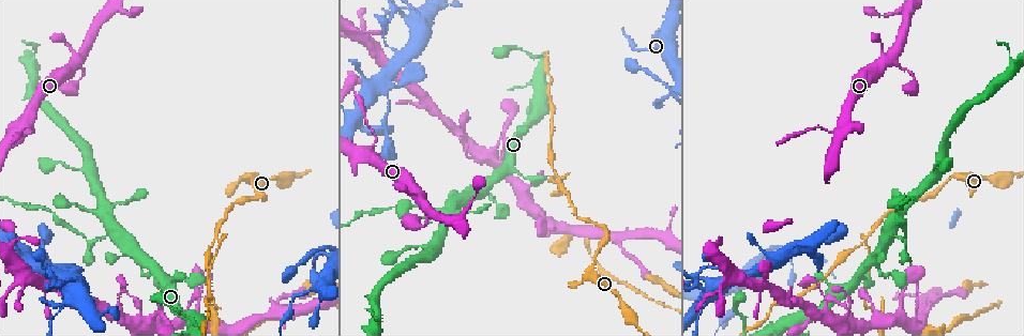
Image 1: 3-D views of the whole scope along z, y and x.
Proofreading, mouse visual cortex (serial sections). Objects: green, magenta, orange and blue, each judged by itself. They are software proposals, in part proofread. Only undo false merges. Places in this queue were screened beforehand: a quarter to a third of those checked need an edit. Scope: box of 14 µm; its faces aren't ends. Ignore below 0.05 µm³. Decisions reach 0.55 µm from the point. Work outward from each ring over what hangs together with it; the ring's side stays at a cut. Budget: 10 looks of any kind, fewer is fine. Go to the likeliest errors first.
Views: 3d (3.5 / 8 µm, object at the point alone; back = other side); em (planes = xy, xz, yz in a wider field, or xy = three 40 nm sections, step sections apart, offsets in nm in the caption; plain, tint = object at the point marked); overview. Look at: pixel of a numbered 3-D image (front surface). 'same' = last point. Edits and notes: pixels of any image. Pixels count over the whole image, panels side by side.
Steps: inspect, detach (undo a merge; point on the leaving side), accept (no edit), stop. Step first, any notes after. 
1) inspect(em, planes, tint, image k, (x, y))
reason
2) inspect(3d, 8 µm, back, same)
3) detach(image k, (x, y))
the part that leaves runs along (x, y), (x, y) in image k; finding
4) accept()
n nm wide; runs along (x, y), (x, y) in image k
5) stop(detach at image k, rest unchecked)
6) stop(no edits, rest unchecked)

inspect(3d, 3.5 µm, image 1, (322, 251))
abrupt turn

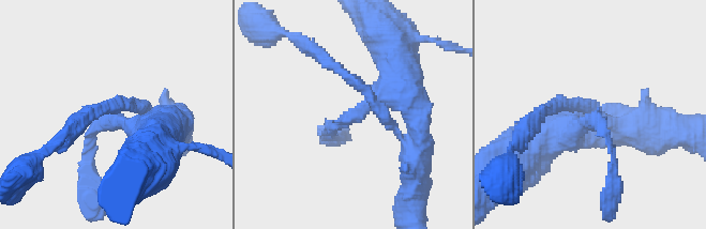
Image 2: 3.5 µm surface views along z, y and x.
inspect(em, planes, plain, image 2, (117, 120))
now the EM

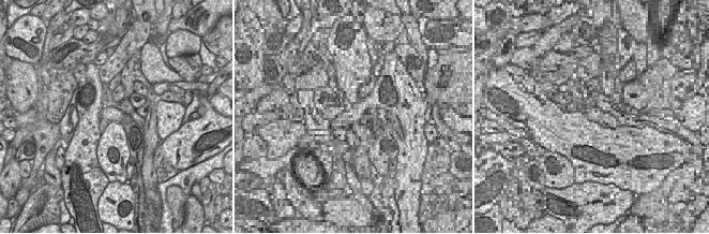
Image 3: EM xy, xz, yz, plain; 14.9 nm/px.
inspect(em, planes, tint, same)
where the object lies

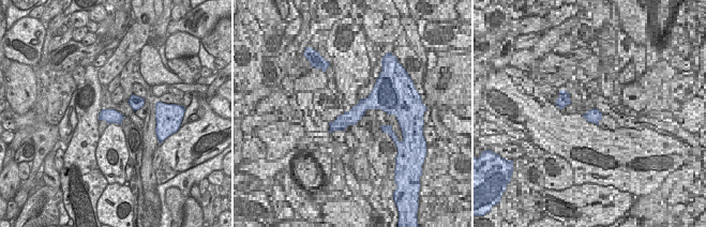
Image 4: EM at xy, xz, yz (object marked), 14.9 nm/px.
accept()
runs along (395, 69), (395, 86), (330, 137) in image 2; continuous, no second cell

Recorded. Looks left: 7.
inspect(3d, 3.5 µm, image 1, (266, 199))
abrupt turn

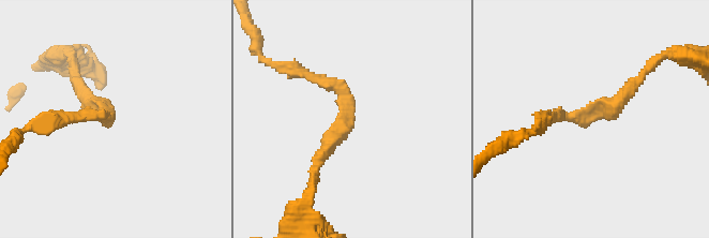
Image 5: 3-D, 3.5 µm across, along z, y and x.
inspect(em, xy, step 3, tint, image 5, (351, 110))
arms of 150, 200 nm

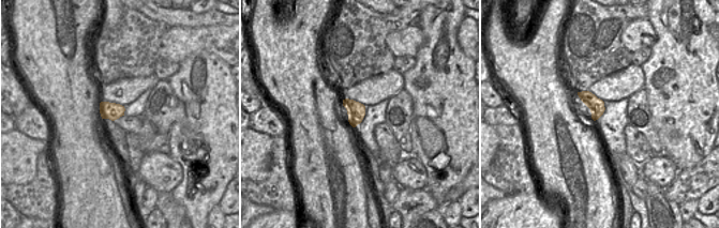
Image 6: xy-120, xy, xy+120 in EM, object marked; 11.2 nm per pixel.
accept()
runs along (634, 83), (596, 112), (543, 118) in image 5; all the same cell

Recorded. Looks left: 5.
inspect(3d, 3.5 µm, image 1, (867, 239))
two arms in line, one across

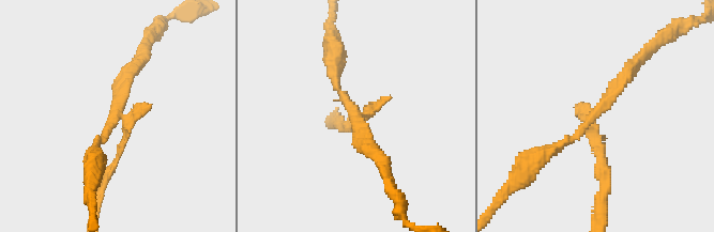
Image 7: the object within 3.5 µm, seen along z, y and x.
inspect(em, planes, tint, image 7, (116, 116))

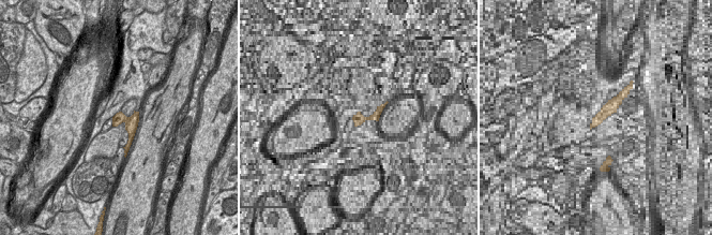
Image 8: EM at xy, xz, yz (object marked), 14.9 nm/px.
detach(image 7, (602, 157))
the part that leaves runs along (593, 124), (606, 170), (601, 213) in image 7; a second cell is stuck on

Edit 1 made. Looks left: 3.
inspect(3d, 8 µm, back, image 1, (90, 241))
sudden change in width

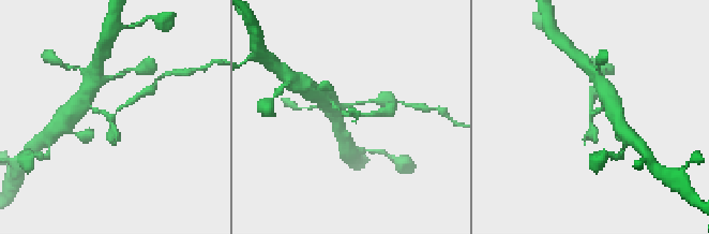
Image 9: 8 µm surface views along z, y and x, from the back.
inspect(3d, 3.5 µm, image 9, (590, 112))
closer look

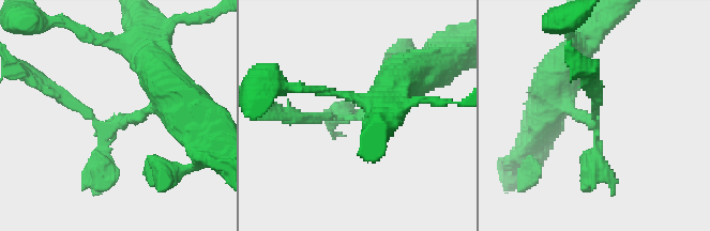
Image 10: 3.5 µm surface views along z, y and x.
inspect(em, planes, tint, image 10, (594, 121))
now the EM

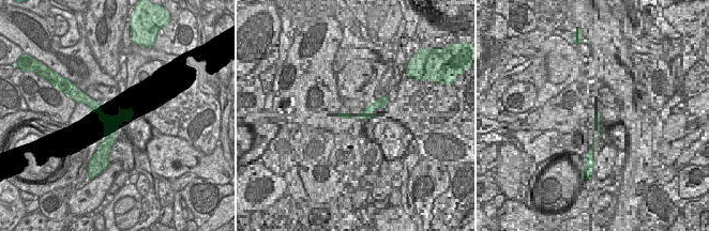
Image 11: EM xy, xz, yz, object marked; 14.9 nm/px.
detach(image 10, (73, 103))
the part that leaves runs along (110, 122), (96, 122), (28, 76) in image 10; a second cell is stuck on

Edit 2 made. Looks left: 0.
stop(detach at image 7, detach at image 10, rest unchecked)

